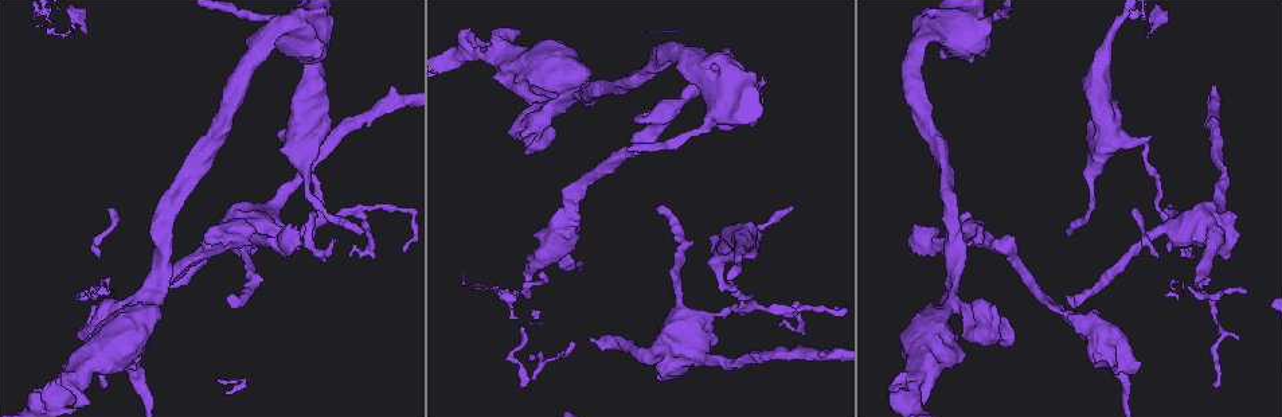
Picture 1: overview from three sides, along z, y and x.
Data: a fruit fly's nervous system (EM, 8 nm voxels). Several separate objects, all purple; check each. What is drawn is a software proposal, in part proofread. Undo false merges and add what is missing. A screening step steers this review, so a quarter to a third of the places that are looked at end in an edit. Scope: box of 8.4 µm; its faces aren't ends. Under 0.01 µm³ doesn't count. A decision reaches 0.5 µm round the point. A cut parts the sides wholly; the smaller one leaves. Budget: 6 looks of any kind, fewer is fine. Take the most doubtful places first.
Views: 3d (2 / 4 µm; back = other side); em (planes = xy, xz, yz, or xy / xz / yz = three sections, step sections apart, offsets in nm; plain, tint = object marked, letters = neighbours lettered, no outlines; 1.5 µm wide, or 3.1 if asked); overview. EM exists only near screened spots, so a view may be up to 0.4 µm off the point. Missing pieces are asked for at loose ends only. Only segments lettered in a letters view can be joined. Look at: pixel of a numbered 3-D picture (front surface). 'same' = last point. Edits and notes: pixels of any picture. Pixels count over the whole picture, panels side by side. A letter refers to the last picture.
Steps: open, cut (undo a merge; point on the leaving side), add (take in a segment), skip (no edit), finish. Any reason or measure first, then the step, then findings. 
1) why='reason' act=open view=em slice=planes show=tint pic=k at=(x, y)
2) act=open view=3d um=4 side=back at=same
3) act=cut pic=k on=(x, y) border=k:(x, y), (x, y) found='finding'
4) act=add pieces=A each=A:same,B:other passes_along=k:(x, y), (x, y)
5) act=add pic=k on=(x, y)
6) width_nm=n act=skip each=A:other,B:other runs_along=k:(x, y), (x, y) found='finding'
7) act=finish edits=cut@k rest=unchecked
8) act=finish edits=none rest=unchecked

why='abrupt turn' act=open view=em slice=planes show=letters pic=1 at=(527, 122)

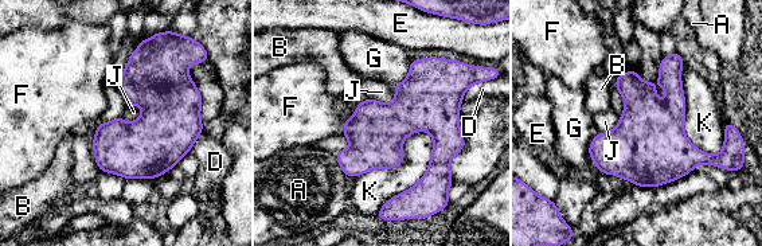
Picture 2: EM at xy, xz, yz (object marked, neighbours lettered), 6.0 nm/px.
width_nm=280 act=skip each=A:other,B:other,D:other,E:other,F:other,G:other,J:other,K:other border=2:(429, 132), (428, 170), (375, 214) found='continuous, no second cell'

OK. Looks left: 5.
why='free end' act=open view=em slice=planes show=letters pic=1 at=(635, 120)

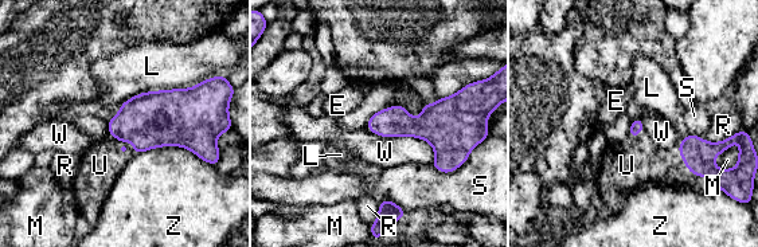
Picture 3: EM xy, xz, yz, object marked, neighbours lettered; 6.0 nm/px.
act=add pieces=U each=E:other,L:other,M:other,R:other,S:other,U:same,W:other,Z:other passes_along=3:(136, 121), (127, 140), (100, 165) found='it goes on there'

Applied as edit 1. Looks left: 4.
act=open view=overview

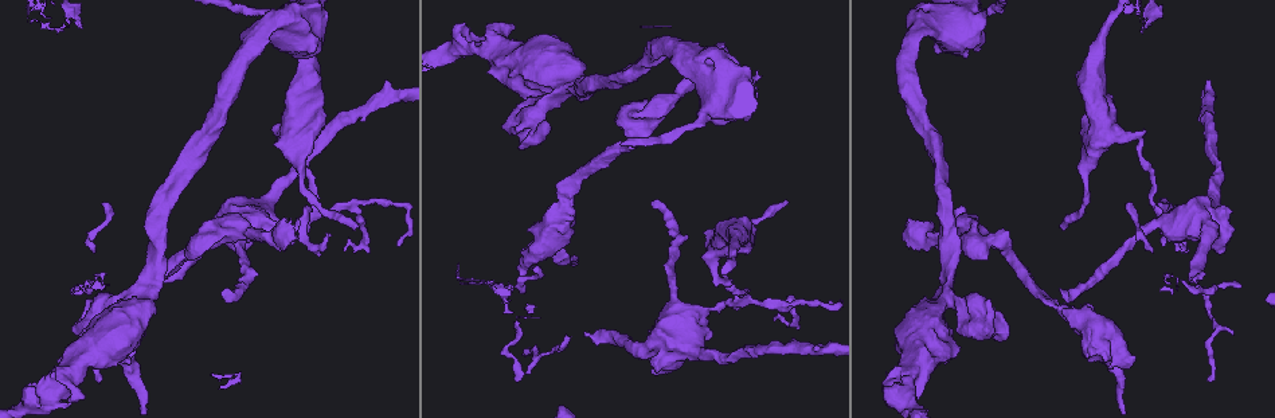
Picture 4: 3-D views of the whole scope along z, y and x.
why='sudden change in width' act=open view=em slice=xz step=8 show=letters pic=4 at=(1160, 212)

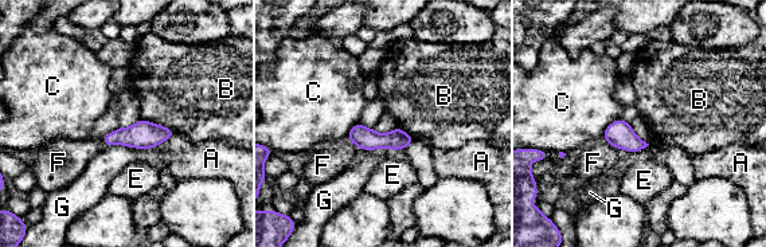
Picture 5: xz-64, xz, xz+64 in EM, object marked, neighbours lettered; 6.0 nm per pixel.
act=skip each=A:other,B:other,C:other,E:other,F:other,G:other runs_along=5:(351, 137), (370, 140), (409, 138) found='one cell here'

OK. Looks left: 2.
act=finish edits=add@3 rest=unchecked

